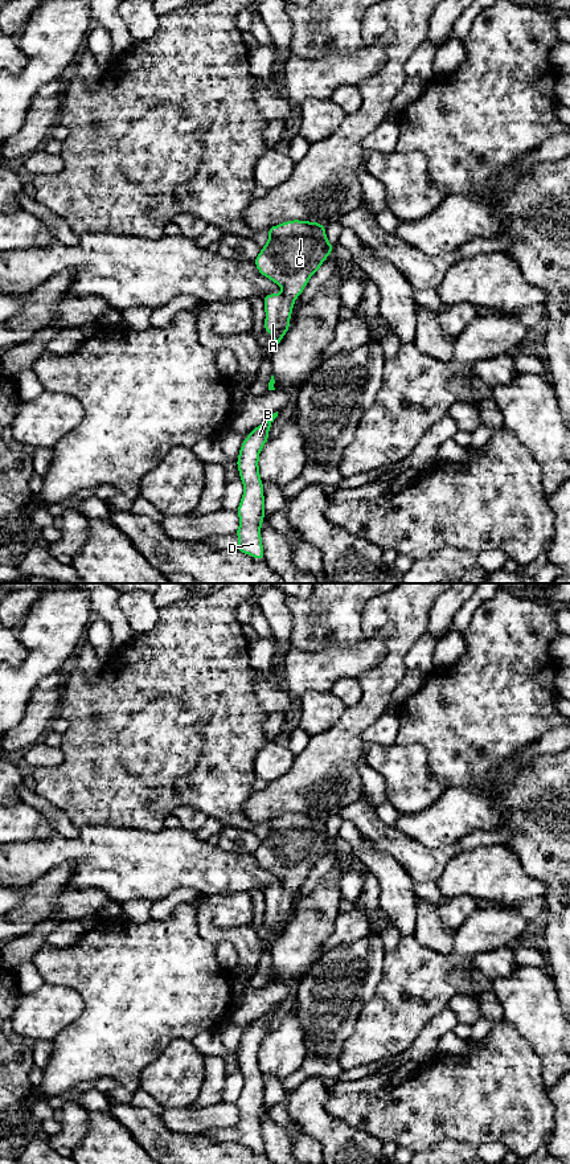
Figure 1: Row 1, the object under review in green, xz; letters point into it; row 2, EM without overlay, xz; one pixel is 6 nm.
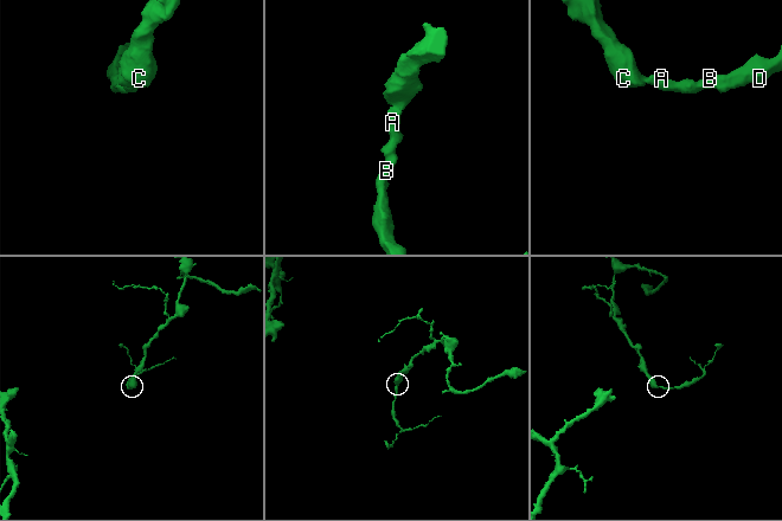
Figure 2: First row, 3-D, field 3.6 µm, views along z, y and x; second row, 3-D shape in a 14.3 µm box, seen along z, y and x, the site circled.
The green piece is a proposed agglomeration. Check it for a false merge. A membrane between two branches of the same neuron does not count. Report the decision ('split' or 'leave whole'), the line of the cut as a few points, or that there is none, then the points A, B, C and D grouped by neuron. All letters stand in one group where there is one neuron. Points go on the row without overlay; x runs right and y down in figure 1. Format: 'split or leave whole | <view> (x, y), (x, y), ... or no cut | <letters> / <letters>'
leave whole | no cut | A B C D

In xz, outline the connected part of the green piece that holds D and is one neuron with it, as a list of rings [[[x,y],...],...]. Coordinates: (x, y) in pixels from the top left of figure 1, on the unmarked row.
[[[278,1004],[250,1024],[249,1029],[243,1032],[237,1052],[238,1069],[243,1075],[243,1087],[237,1101],[239,1120],[234,1127],[239,1131],[239,1138],[235,1143],[249,1147],[255,1152],[265,1152],[261,1130],[265,1111],[265,1087],[258,1053],[262,1040],[268,1033],[268,1024],[276,1009]]]

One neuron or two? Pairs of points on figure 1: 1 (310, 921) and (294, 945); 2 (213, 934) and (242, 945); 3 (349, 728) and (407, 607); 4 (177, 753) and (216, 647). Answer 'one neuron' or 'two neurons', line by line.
1: one neuron
2: one neuron
3: one neuron
4: one neuron

